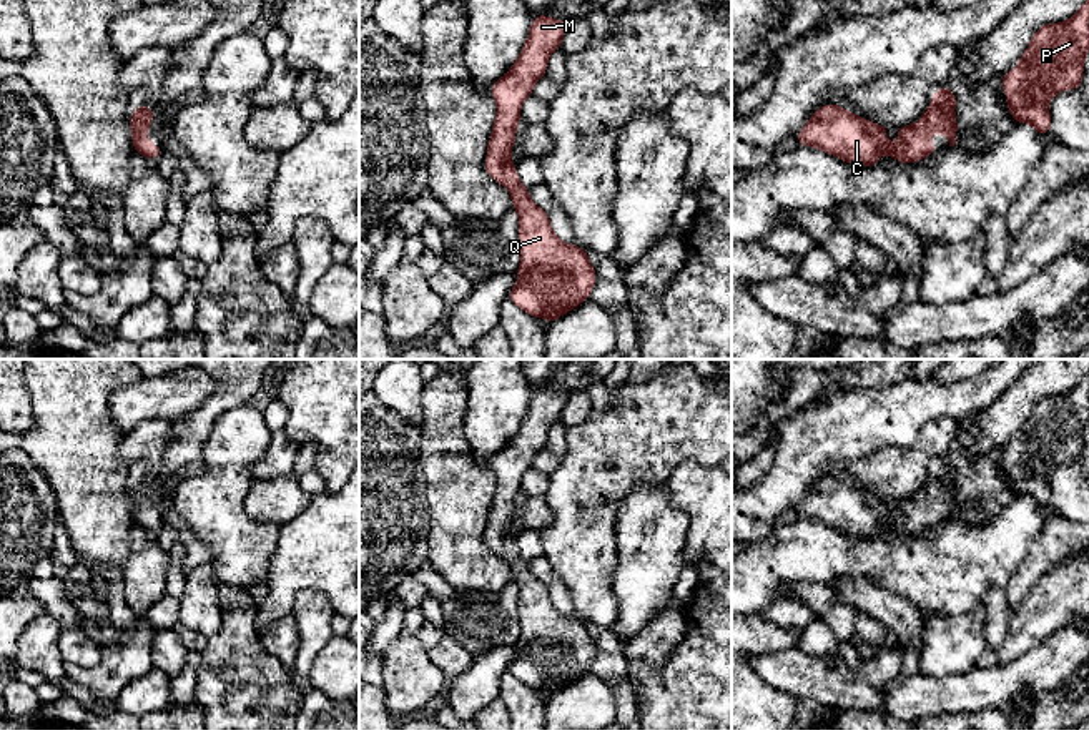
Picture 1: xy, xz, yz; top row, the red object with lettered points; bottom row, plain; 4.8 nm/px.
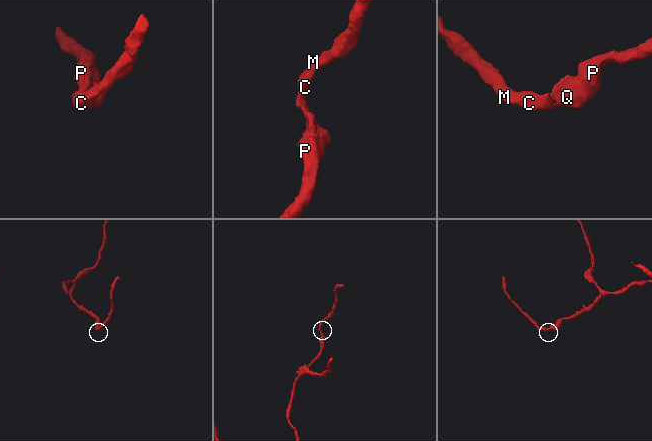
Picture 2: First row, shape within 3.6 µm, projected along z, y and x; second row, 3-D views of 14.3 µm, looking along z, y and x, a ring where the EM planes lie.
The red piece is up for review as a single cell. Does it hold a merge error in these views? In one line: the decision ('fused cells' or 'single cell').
single cell

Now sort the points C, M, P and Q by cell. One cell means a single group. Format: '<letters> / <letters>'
C M P Q

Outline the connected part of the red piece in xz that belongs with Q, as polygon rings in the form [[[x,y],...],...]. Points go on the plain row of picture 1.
[[[535,387],[524,421],[510,442],[490,459],[497,489],[487,517],[485,544],[510,565],[519,587],[520,637],[509,673],[532,690],[554,695],[590,670],[597,647],[587,624],[555,609],[547,585],[519,555],[510,524],[522,476],[545,447],[549,429],[560,421],[569,394]]]

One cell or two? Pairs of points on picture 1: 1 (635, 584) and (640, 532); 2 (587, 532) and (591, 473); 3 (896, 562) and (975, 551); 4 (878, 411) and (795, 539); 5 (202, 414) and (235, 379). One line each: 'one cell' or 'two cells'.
1: one cell
2: one cell
3: one cell
4: two cells
5: one cell

